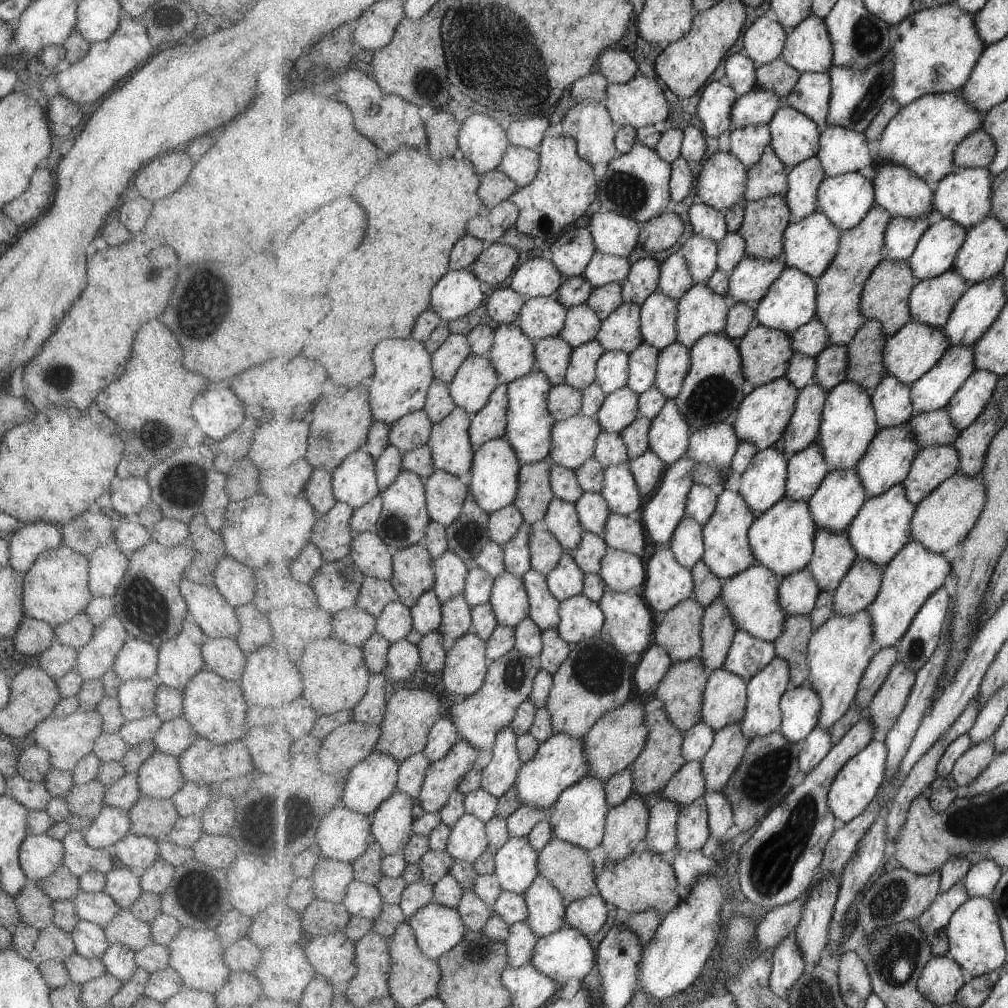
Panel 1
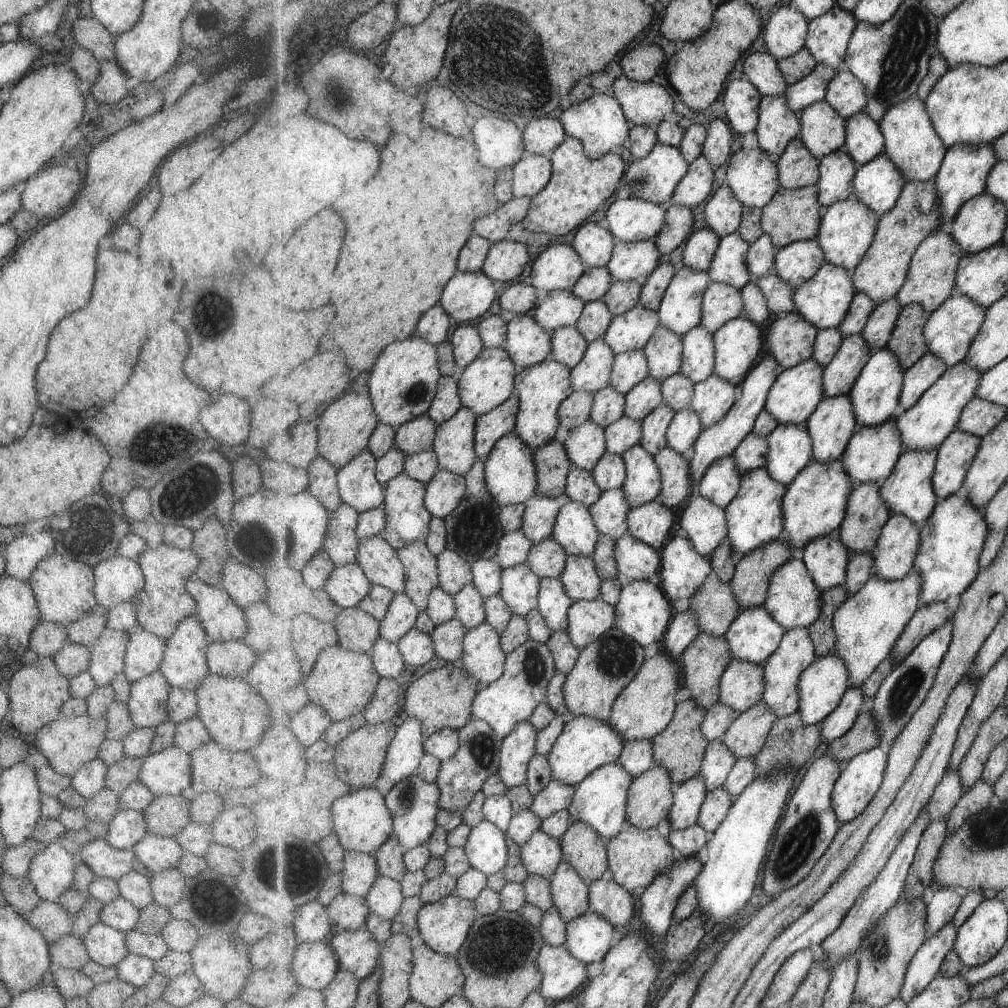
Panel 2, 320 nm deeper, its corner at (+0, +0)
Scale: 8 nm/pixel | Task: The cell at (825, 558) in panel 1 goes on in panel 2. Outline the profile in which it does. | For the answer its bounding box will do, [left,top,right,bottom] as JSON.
[839,481,892,553]

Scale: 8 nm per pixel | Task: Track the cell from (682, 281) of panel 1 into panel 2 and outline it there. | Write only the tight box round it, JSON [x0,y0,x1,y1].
[682,226,720,271]

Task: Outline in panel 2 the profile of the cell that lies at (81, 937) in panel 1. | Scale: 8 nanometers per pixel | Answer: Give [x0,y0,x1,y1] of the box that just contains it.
[80,921,129,967]

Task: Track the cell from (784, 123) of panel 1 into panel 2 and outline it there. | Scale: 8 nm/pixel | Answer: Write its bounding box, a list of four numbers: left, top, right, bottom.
[799,99,848,160]

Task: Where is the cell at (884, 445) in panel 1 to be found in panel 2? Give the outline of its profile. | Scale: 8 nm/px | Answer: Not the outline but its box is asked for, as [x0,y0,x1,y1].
[893,363,984,450]

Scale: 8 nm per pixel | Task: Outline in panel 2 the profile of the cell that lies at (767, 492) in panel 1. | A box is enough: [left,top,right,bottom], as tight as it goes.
[766,423,814,487]

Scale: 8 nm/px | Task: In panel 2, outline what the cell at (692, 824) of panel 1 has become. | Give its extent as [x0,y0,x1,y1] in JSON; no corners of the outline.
[698,787,734,833]

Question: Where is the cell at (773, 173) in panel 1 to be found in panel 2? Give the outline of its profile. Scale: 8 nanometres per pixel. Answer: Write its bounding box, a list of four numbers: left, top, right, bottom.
[776,137,820,189]

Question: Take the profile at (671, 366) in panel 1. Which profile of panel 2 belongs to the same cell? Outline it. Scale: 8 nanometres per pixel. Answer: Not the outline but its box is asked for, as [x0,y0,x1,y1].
[681,324,716,384]

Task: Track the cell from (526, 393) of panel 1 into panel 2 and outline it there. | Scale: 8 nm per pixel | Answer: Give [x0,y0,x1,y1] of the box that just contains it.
[515,361,574,450]

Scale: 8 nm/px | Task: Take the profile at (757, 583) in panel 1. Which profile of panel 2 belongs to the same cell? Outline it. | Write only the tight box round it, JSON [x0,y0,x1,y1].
[765,555,823,632]

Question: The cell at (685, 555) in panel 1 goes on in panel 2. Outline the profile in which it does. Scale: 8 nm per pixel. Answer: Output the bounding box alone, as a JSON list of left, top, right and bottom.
[679,495,728,557]

